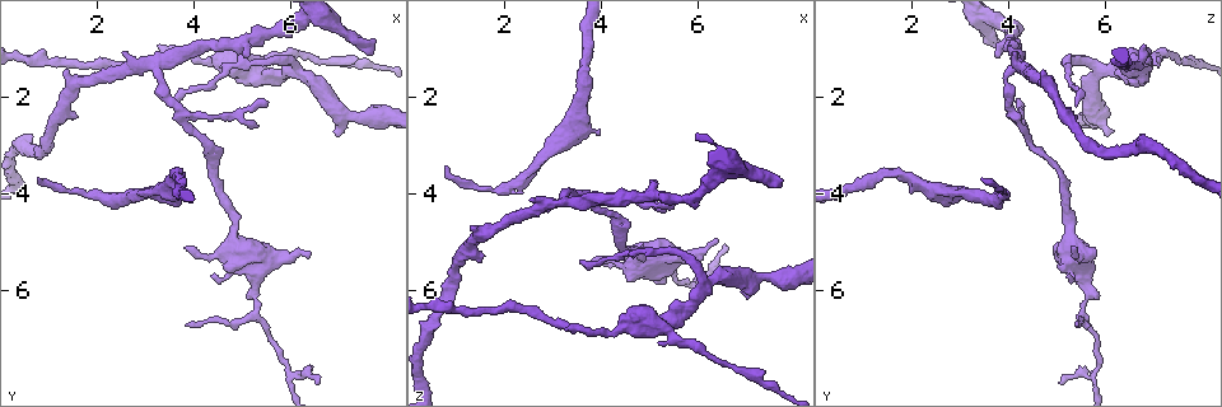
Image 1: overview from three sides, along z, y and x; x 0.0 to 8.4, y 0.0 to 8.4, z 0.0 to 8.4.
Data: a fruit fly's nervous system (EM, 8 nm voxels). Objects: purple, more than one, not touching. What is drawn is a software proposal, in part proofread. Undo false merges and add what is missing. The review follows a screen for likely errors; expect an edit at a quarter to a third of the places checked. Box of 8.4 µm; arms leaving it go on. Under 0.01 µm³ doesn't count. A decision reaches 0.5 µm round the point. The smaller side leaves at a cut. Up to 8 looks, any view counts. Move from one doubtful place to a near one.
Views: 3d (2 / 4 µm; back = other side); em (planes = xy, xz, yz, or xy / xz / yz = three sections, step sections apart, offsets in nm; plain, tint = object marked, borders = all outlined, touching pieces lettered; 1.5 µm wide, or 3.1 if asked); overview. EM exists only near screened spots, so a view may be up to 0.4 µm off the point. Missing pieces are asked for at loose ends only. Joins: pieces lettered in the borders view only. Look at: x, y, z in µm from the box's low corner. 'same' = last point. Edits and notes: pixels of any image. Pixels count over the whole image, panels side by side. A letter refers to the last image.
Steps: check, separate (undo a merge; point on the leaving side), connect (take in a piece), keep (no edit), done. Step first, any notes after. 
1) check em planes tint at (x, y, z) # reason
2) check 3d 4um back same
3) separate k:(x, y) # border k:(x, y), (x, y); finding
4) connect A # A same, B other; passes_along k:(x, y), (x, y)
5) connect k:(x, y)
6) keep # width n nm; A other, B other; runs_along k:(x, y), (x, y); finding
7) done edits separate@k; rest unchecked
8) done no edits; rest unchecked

check 3d 2um at (5.30, 1.25, 5.15) # narrows sharply

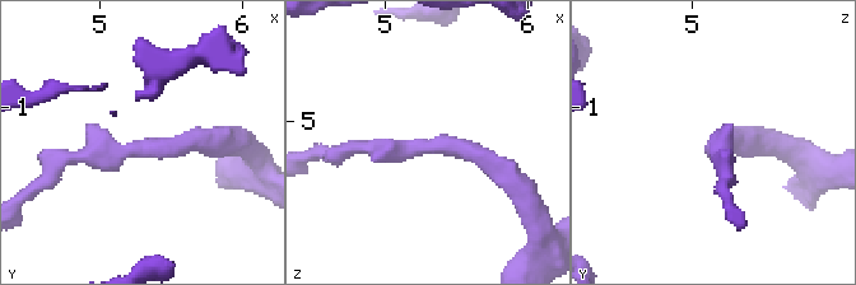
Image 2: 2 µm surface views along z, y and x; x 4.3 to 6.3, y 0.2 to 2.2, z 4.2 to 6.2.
check em xy step 8 tint at (5.26, 1.28, 5.14)

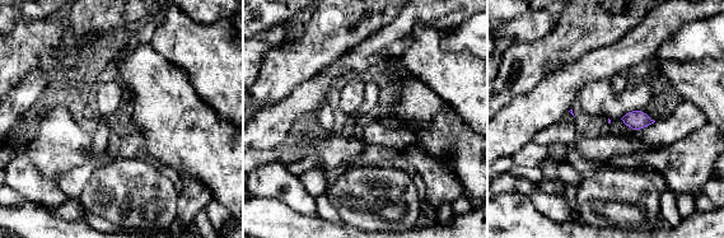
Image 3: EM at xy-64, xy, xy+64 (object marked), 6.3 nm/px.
check em planes borders same # another direction

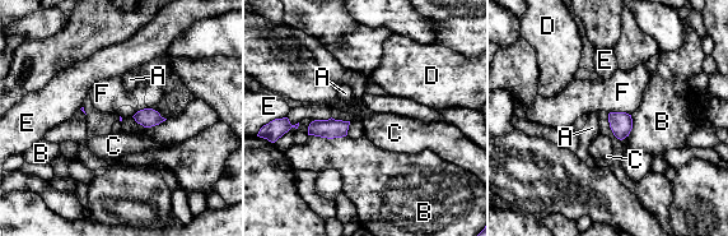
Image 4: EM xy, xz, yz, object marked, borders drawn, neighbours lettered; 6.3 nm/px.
keep # longest_contact B 240 nm; A other, B other, C other, D other, E other, F other; continuous, no second neuron

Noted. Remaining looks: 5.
check 3d 2um at (3.55, 2.15, 5.40) # tapers out

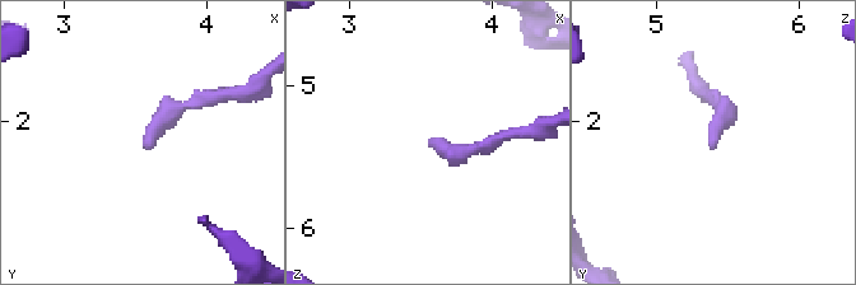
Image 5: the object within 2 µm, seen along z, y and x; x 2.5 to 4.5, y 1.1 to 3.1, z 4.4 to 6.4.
check em planes borders at (3.58, 2.16, 5.38)

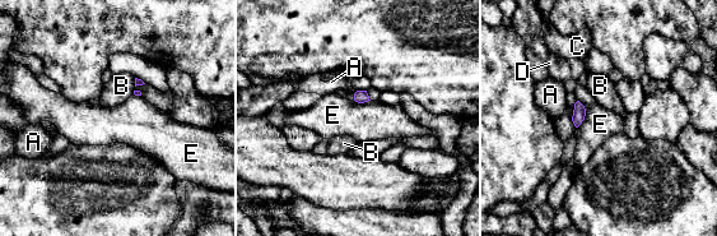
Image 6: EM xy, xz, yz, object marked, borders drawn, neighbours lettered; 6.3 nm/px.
keep # A other, B other, C other, D other, E other; border 6:(354, 100), (358, 102), (369, 101); no lettered piece goes on from it

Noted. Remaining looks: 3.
check 3d 2um at (7.60, 1.05, 3.75) # branch stops here

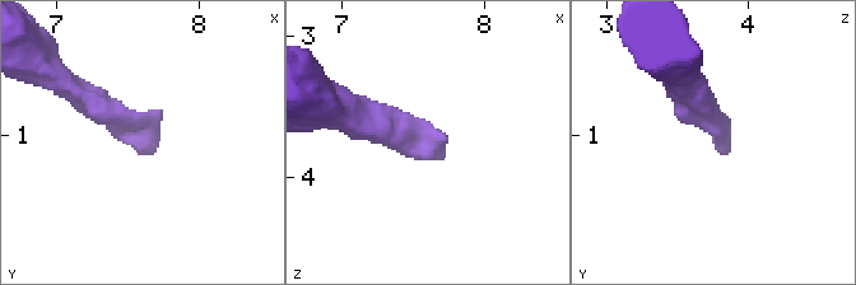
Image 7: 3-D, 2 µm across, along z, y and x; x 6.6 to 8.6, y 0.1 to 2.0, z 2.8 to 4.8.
check em planes plain at (7.66, 1.08, 3.76)

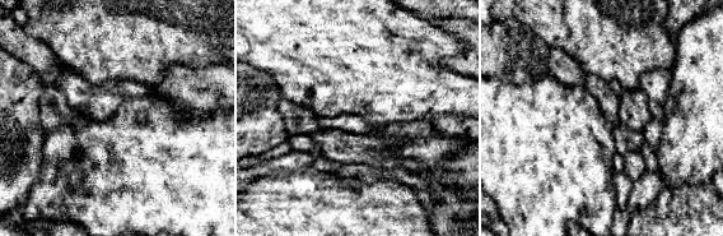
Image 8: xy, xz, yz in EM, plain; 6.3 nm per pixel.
check em planes borders same

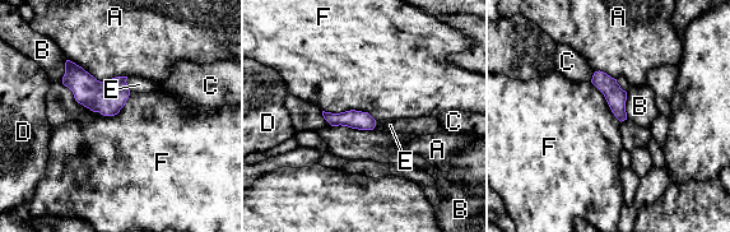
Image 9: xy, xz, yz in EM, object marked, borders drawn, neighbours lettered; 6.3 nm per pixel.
connect E # width 120 nm; A other, B other, C other, D other, E same, F other; passes_along 9:(108, 97), (126, 84), (139, 84); the neuron continues

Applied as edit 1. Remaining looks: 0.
done edits connect@9; rest unchecked

